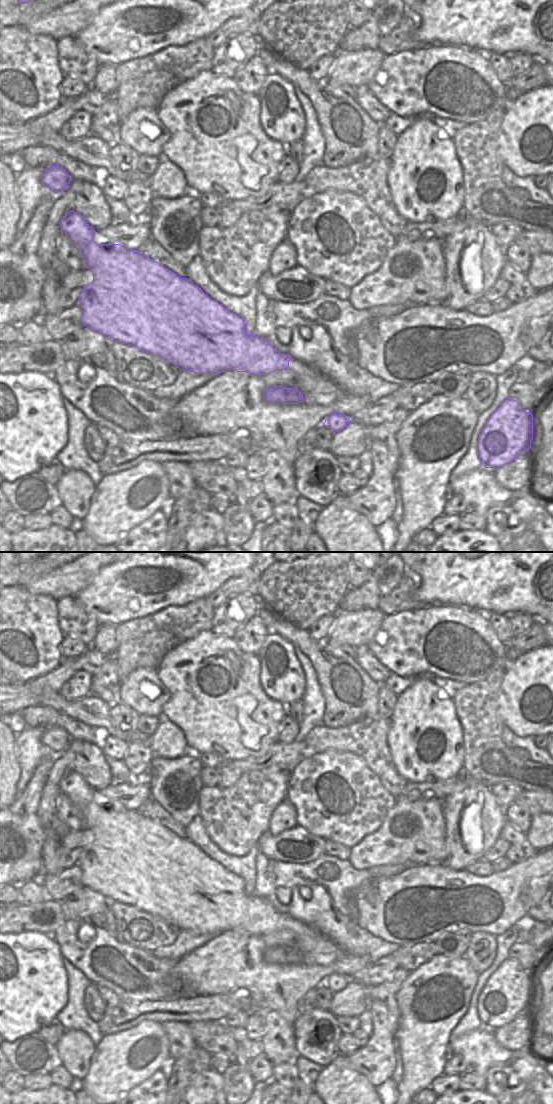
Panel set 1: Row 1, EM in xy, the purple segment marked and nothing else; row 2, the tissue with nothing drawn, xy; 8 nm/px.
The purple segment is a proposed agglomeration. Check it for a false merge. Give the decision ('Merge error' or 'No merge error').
No merge error.

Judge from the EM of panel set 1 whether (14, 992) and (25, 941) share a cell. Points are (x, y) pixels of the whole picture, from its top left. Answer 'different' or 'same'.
same

